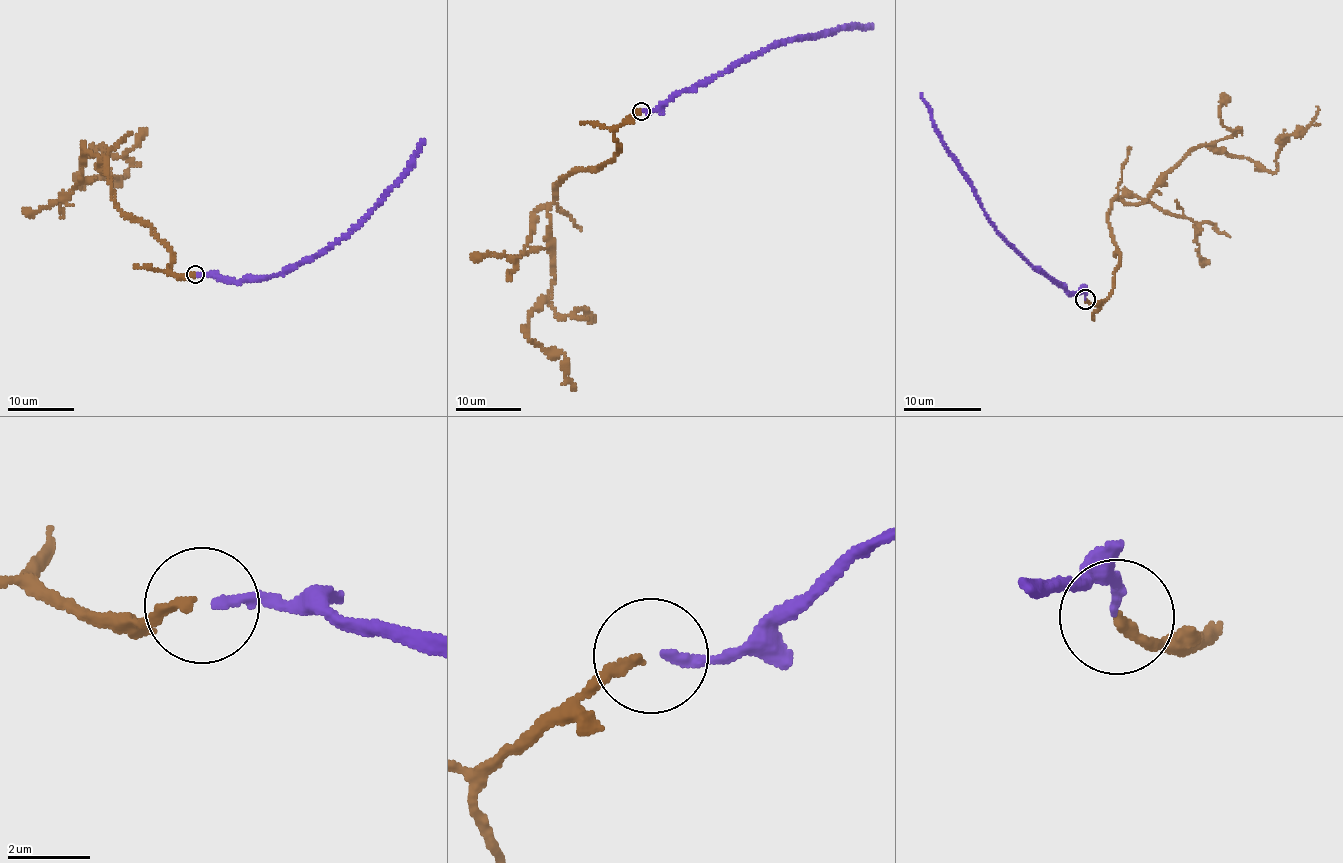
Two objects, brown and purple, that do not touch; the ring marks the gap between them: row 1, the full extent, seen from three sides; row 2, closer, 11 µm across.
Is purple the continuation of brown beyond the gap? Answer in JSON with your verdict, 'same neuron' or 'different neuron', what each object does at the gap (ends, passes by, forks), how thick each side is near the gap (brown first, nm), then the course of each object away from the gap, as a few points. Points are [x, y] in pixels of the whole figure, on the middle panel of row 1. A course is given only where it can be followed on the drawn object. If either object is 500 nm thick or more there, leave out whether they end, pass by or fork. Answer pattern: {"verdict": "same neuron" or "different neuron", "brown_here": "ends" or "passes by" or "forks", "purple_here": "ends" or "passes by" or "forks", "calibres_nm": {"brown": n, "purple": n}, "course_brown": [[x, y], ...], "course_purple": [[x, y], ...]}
{"verdict": "same neuron", "brown_here": "ends", "purple_here": "ends", "calibres_nm": {"brown": 220, "purple": 220}, "course_brown": [[639, 111], [613, 134], [614, 159], [567, 175], [548, 212], [554, 282], [526, 336], [564, 355], [574, 387]], "course_purple": [[642, 111], [659, 111], [680, 91], [693, 91], [741, 61], [774, 46], [857, 25], [871, 26]]}

